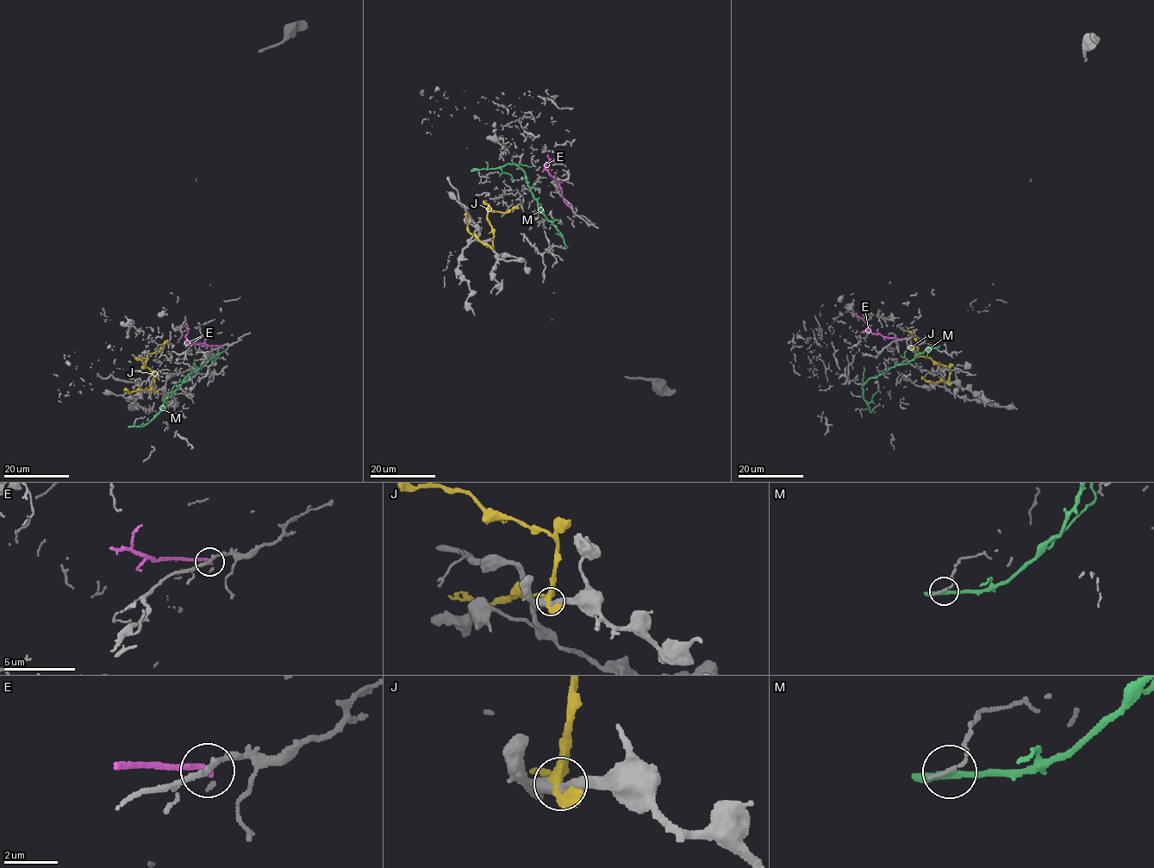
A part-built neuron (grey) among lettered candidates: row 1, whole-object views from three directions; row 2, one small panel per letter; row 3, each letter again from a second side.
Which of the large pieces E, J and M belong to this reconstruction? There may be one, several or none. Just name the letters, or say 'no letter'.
no letter

